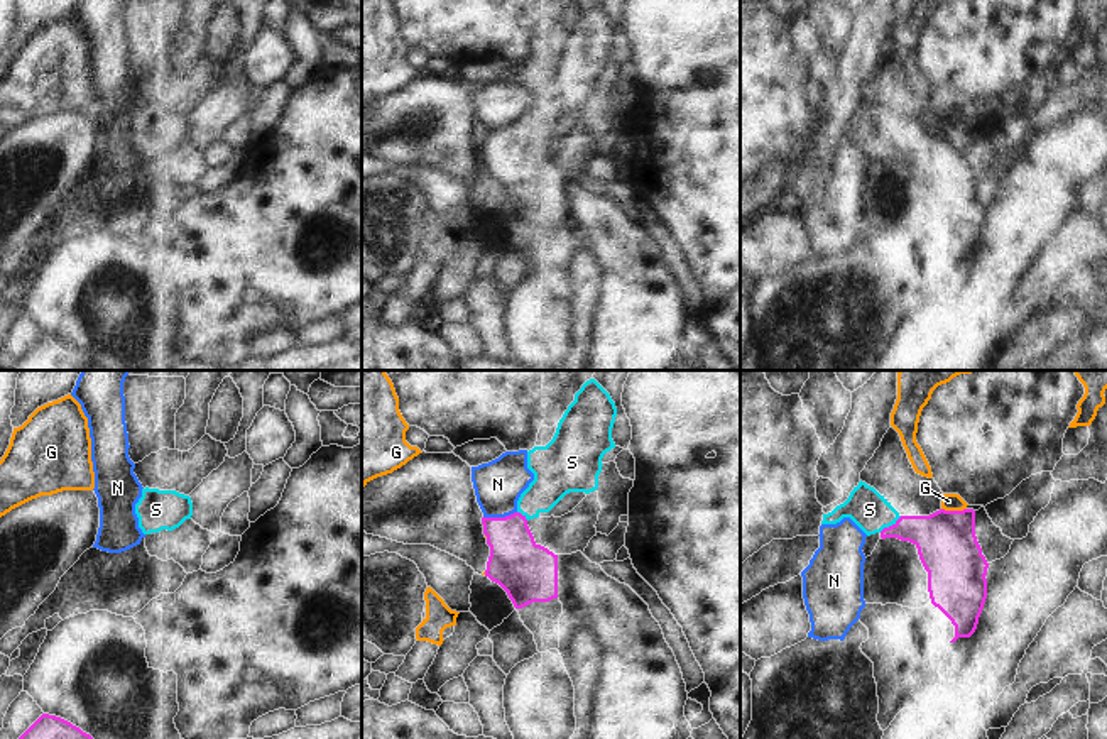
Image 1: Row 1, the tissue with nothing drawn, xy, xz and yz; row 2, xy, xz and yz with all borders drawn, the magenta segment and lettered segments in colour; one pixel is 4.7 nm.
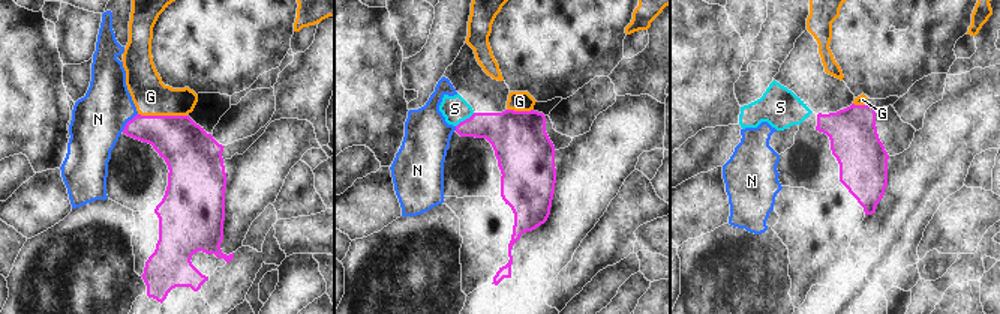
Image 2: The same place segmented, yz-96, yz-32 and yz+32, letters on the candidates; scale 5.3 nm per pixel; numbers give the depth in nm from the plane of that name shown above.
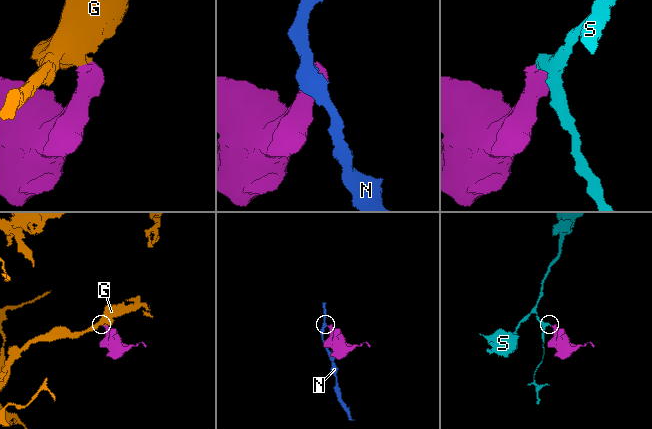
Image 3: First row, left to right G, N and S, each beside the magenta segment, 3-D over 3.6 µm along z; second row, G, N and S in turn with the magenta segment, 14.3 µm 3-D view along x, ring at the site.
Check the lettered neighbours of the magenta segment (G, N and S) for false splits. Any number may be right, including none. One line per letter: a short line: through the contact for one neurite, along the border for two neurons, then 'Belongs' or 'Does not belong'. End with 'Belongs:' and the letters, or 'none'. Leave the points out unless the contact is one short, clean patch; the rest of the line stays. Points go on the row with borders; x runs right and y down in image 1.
G: Line: yz (942, 508), (965, 509). Does not belong
N: Line: xz (516, 511), (506, 516), (484, 518). Does not belong
S: Line: yz (940, 538), (921, 530), (889, 526), (869, 509). Belongs
Belongs: S.

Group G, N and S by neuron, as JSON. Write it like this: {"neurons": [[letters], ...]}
{"neurons": [["G"], ["N"], ["S"]]}

